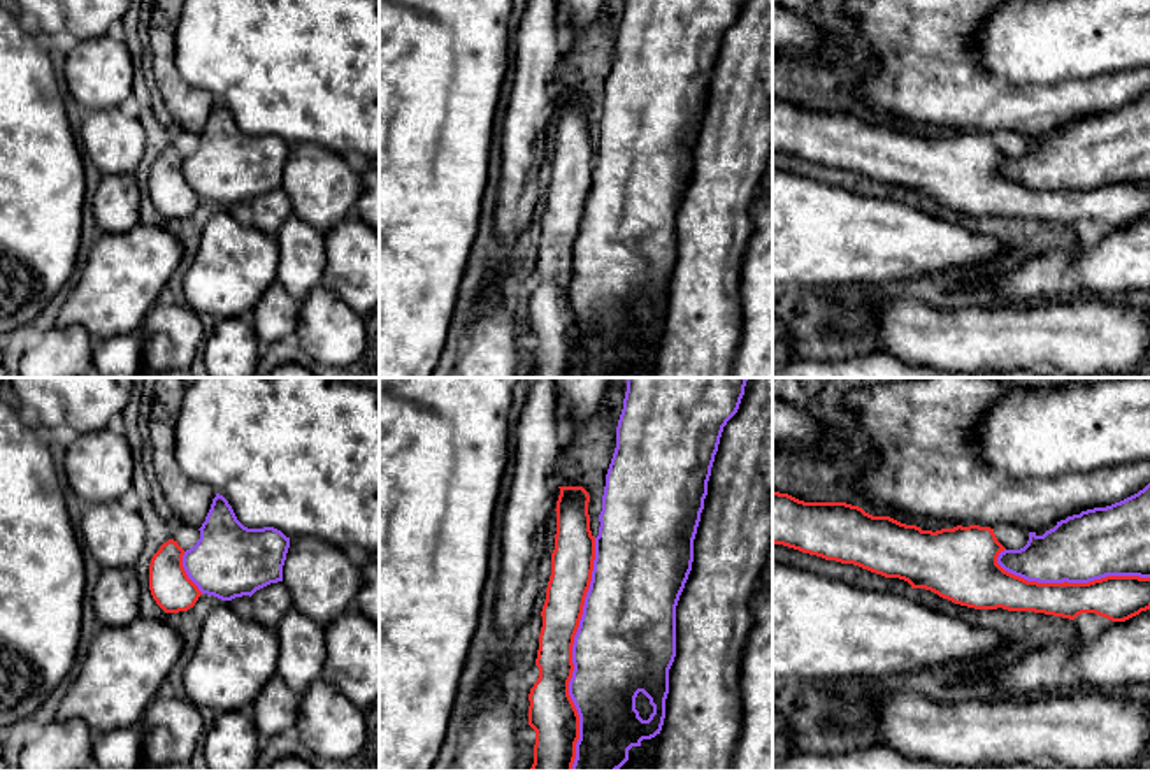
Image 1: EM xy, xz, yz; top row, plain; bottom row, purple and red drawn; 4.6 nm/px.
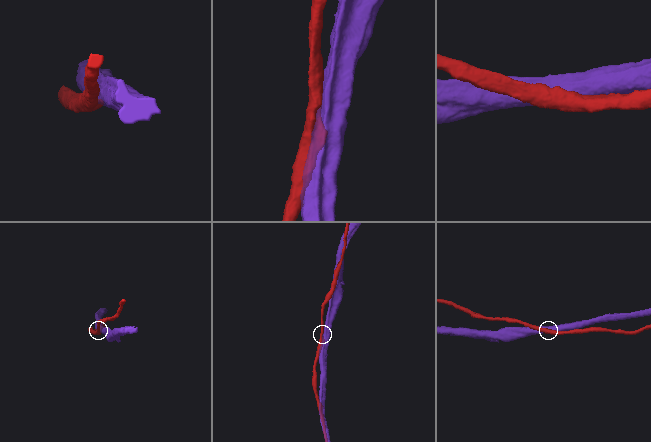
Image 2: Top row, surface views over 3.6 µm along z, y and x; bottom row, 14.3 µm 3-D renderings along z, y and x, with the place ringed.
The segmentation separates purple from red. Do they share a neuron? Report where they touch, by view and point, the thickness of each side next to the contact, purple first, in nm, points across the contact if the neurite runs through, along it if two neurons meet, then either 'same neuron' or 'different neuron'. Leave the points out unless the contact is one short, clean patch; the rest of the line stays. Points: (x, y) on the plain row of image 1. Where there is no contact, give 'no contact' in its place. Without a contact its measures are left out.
xz (573, 260) | 460/190 nm | different neuron

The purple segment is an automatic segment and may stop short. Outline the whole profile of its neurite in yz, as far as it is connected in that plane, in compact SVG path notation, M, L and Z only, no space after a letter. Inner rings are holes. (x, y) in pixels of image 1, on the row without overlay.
M1150 90L1120 109L1067 123L1043 142L1029 139L1027 151L1001 158L997 170L1038 190L1089 190L1106 183L1150 184Z

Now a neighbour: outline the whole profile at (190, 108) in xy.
M153 0L151 53L158 91L177 130L200 135L216 97L190 86L176 67L176 28L184 0Z

